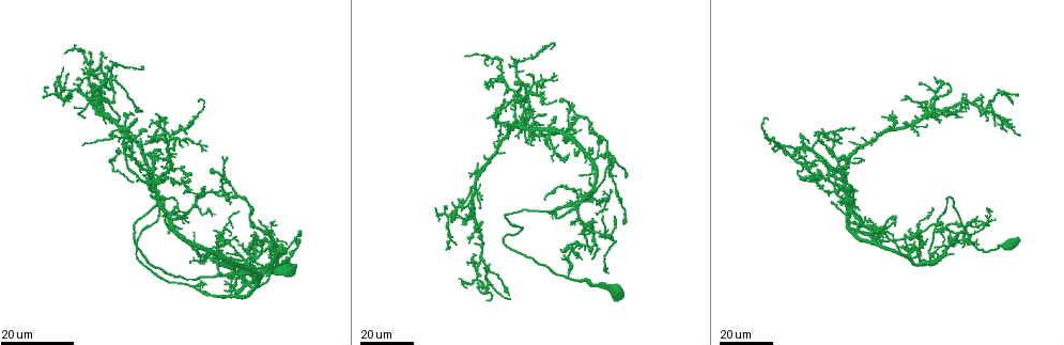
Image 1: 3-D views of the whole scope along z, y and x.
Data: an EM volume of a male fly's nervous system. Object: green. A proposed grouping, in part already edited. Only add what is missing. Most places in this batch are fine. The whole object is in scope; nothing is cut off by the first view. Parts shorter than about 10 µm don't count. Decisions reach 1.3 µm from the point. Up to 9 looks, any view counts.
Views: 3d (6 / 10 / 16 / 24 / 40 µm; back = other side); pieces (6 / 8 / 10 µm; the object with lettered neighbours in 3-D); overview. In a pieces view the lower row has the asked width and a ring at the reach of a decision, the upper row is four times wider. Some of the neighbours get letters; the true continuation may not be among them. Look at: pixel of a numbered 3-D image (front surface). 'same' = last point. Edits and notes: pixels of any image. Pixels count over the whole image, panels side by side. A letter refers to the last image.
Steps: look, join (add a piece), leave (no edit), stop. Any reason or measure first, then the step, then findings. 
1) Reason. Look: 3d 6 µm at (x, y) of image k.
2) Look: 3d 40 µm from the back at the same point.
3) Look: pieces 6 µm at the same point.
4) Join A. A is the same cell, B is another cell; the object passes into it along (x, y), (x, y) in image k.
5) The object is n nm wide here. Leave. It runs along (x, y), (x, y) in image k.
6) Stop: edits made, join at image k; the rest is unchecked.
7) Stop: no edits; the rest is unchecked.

Tapers out. Look: 3d 24 µm at (476, 262) of image 1.

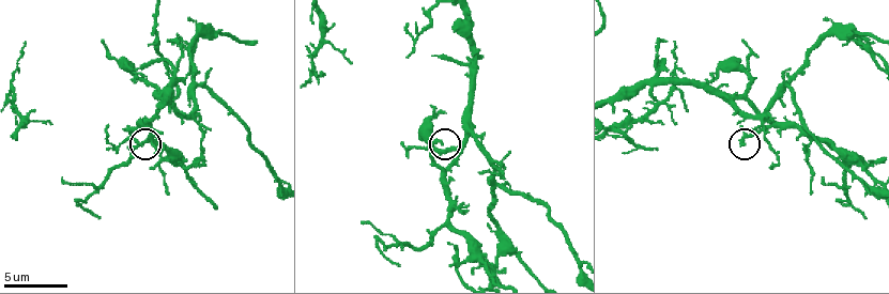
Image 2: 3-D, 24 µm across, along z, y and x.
What lies round it. Look: pieces 6 µm at (743, 144) of image 2.

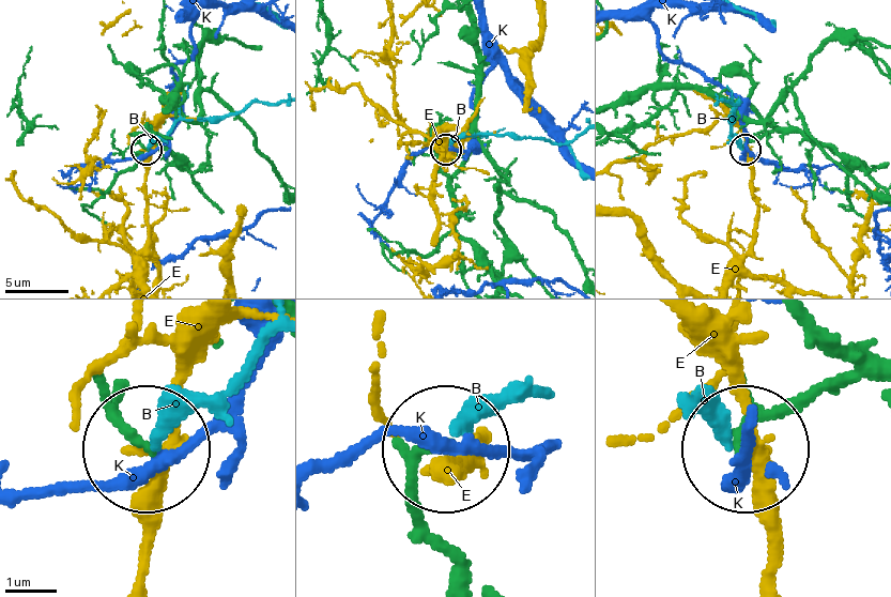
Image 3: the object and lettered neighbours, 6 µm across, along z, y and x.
Leave. B, E and K are other cells; it runs along (122, 398), (139, 449) in image 3; none of them fits.

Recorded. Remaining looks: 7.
Free end. Look: 3d 24 µm at (1012, 120) of image 1.

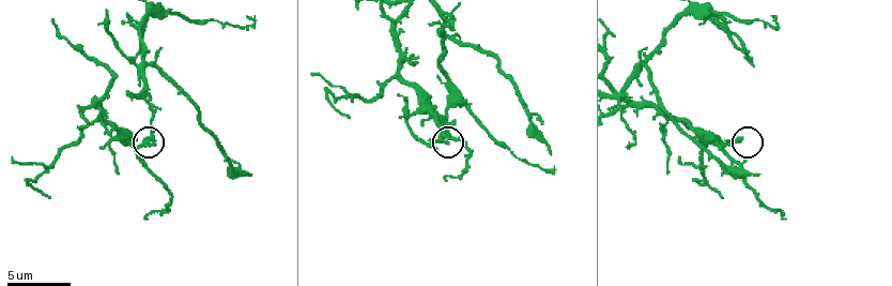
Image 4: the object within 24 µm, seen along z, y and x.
Look: pieces 10 µm at (740, 140) of image 4.

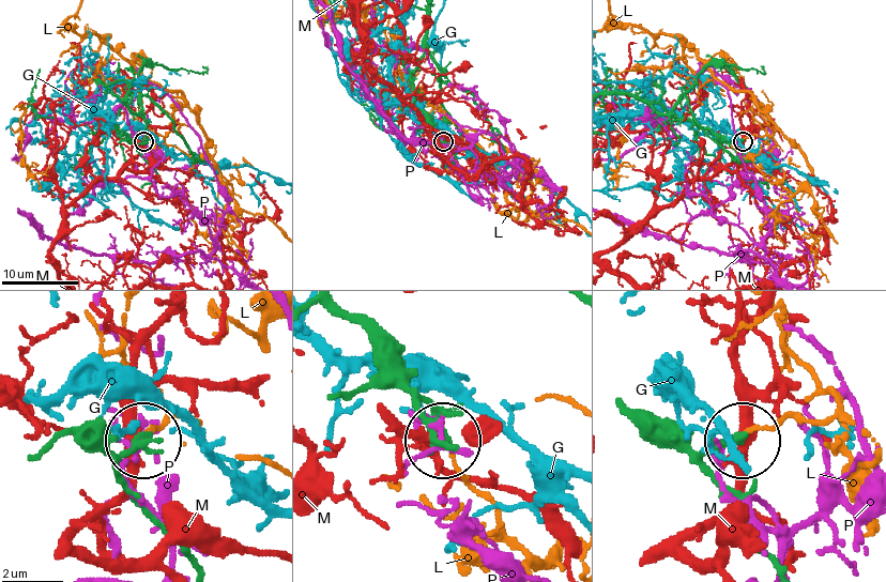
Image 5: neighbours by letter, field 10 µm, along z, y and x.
The object is 310 nm wide here. Leave. G, L, M and P are other cells; no lettered piece goes on from it.

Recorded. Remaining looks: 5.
Tapers out. Look: 3d 16 µm at (942, 87) of image 1.

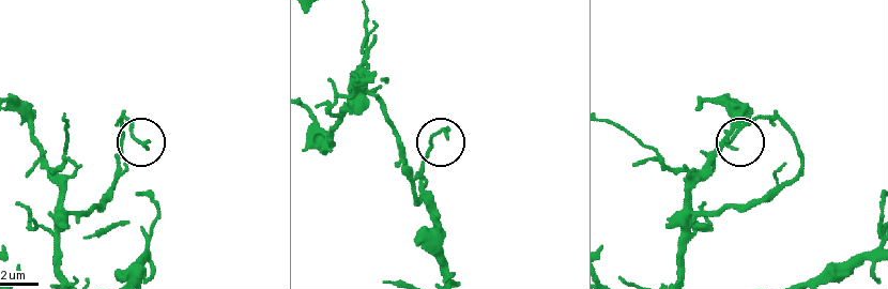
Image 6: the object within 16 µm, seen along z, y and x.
Look: pieces 8 µm at (148, 147) of image 6.

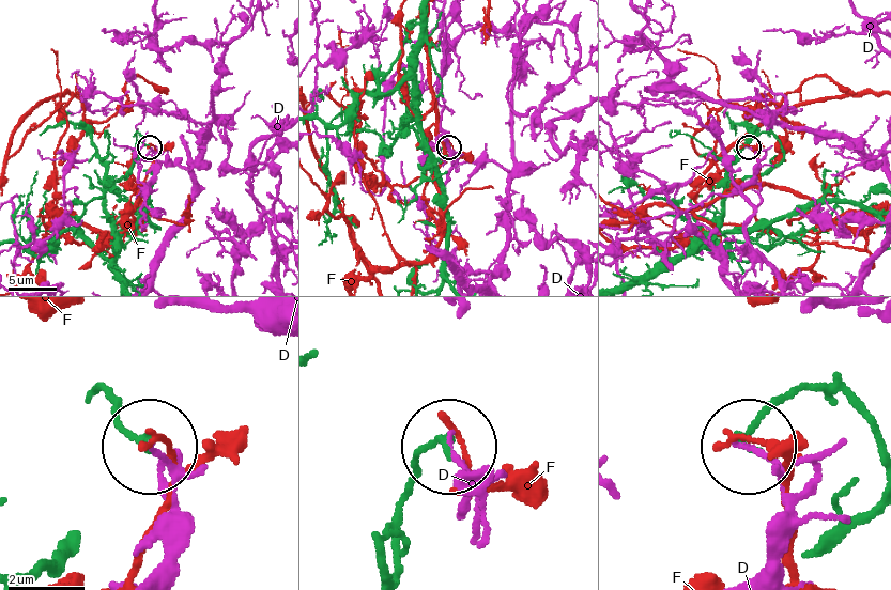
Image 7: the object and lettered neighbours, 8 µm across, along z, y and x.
Leave. D and F are other cells; it runs along (100, 389), (119, 423), (144, 439) in image 7; none of them fits.

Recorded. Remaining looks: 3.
An open end. Look: 3d 24 µm at (43, 98) of image 1.

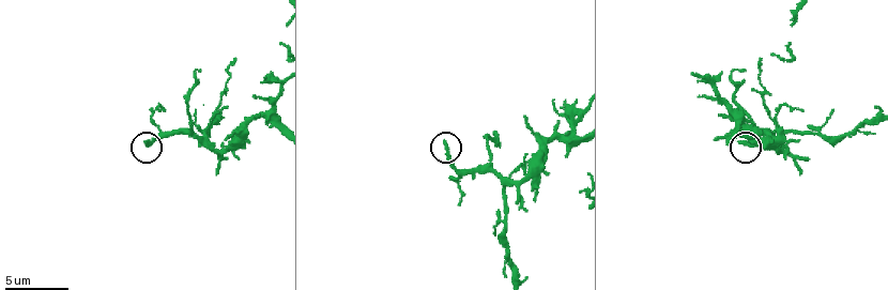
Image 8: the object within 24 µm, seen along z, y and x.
Look: pieces 8 µm at (742, 141) of image 8.

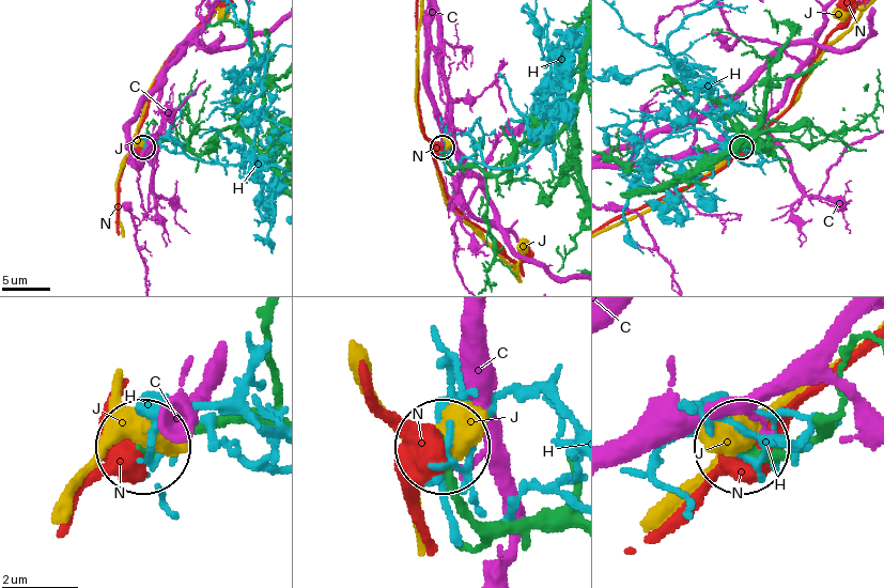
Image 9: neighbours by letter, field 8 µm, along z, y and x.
The object is 230 nm wide here. Leave. C, H, J and N are other cells; no lettered piece goes on from it.

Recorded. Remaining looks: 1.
Stop: no edits; the rest is unchecked.

